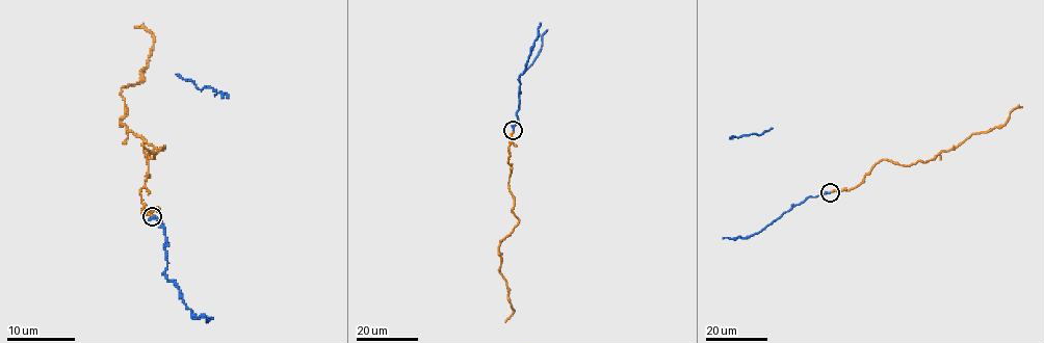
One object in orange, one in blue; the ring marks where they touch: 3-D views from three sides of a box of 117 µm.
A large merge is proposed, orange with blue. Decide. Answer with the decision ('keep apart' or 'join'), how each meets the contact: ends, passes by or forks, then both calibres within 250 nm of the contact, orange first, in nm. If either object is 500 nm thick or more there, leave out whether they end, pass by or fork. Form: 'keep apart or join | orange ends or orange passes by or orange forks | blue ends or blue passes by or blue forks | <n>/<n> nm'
join | orange ends | blue passes by | 180/150 nm

